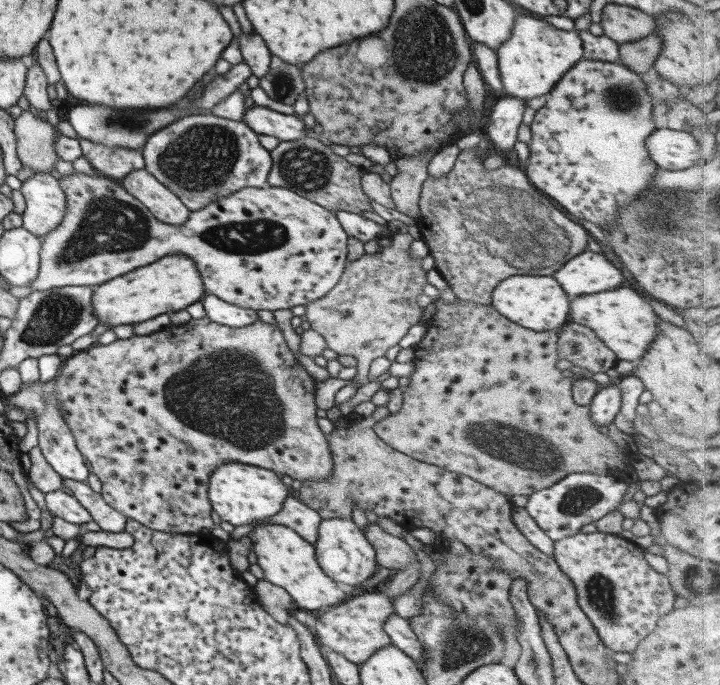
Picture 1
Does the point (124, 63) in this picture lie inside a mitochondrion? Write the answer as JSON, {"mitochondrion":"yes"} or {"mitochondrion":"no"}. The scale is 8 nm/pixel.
{"mitochondrion":"no"}

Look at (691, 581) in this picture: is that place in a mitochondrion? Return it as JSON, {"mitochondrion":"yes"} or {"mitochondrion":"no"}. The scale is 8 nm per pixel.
{"mitochondrion":"yes"}

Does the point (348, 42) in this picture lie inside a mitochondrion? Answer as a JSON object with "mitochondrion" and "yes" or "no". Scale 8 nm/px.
{"mitochondrion":"no"}

